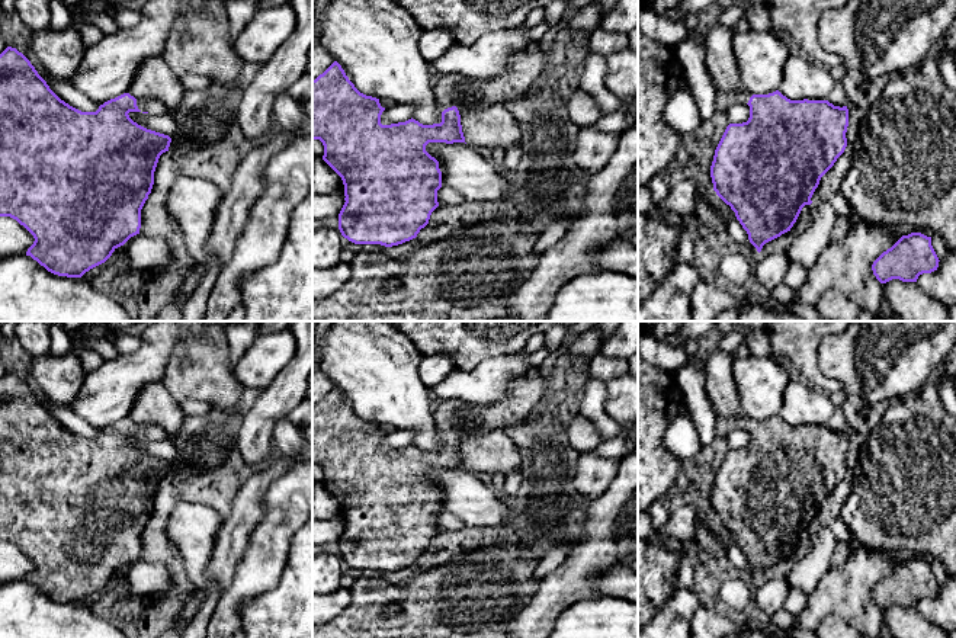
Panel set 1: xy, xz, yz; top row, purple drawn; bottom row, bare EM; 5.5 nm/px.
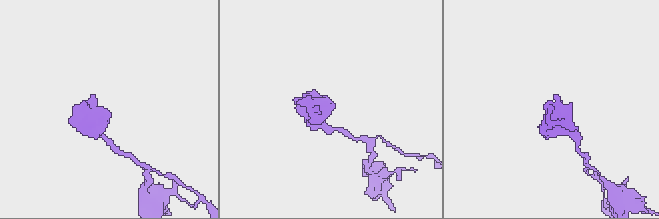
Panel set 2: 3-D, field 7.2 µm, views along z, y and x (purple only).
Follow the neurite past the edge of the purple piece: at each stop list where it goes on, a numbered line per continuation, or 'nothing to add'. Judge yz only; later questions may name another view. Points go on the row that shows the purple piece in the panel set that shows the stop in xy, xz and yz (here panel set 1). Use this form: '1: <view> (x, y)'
1: yz (724, 101)

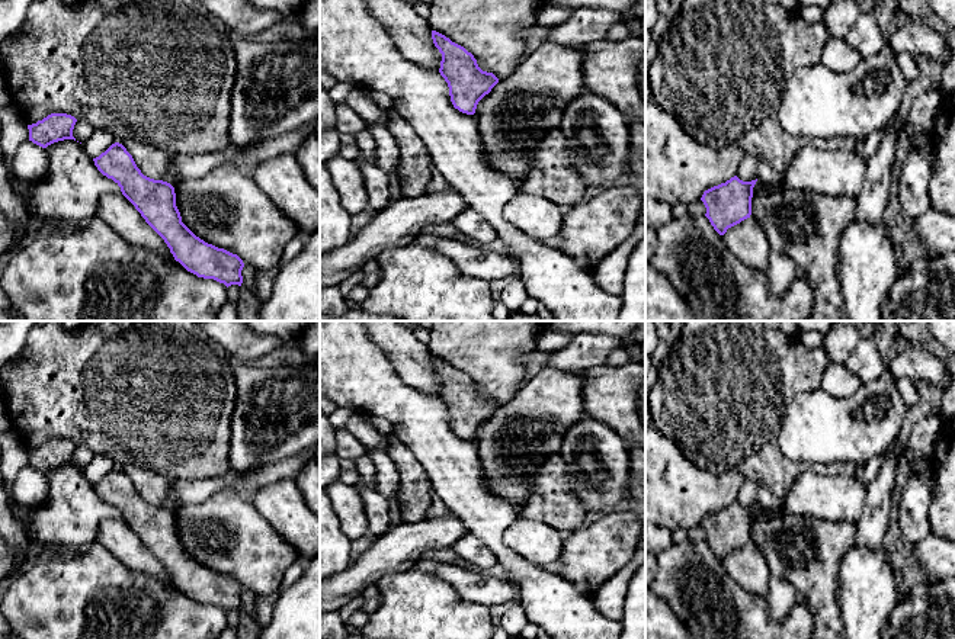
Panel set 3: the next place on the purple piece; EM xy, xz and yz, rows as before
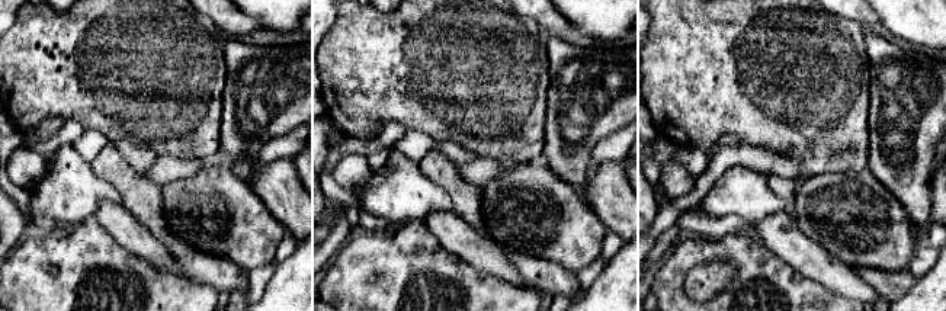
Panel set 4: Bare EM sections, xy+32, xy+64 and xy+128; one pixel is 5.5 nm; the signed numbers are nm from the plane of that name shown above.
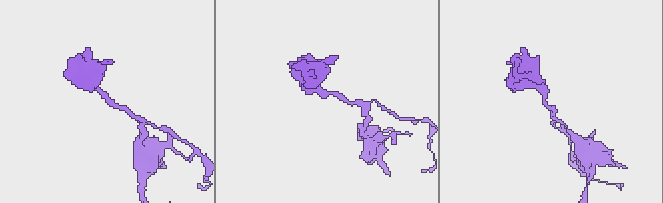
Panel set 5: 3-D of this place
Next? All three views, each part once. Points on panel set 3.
nothing to add

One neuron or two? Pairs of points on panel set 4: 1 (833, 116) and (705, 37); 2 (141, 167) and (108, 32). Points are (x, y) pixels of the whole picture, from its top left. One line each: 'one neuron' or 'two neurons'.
1: one neuron
2: two neurons

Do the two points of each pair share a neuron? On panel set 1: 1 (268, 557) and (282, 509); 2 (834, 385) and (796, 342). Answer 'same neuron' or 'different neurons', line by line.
1: same neuron
2: same neuron

